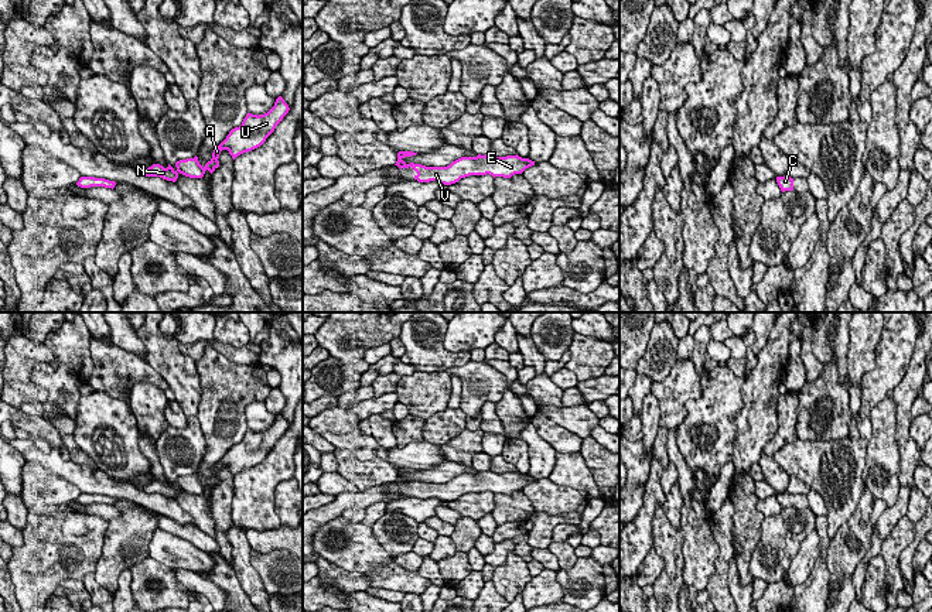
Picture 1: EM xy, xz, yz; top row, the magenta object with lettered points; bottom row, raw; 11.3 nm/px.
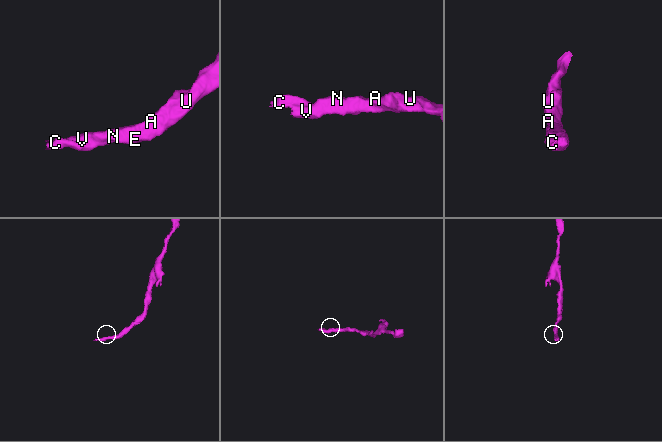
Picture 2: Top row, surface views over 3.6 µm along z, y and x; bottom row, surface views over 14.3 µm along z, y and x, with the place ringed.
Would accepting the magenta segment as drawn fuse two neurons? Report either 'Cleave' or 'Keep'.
Keep

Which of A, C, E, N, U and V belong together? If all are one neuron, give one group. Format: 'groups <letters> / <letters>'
groups A C E N U V

